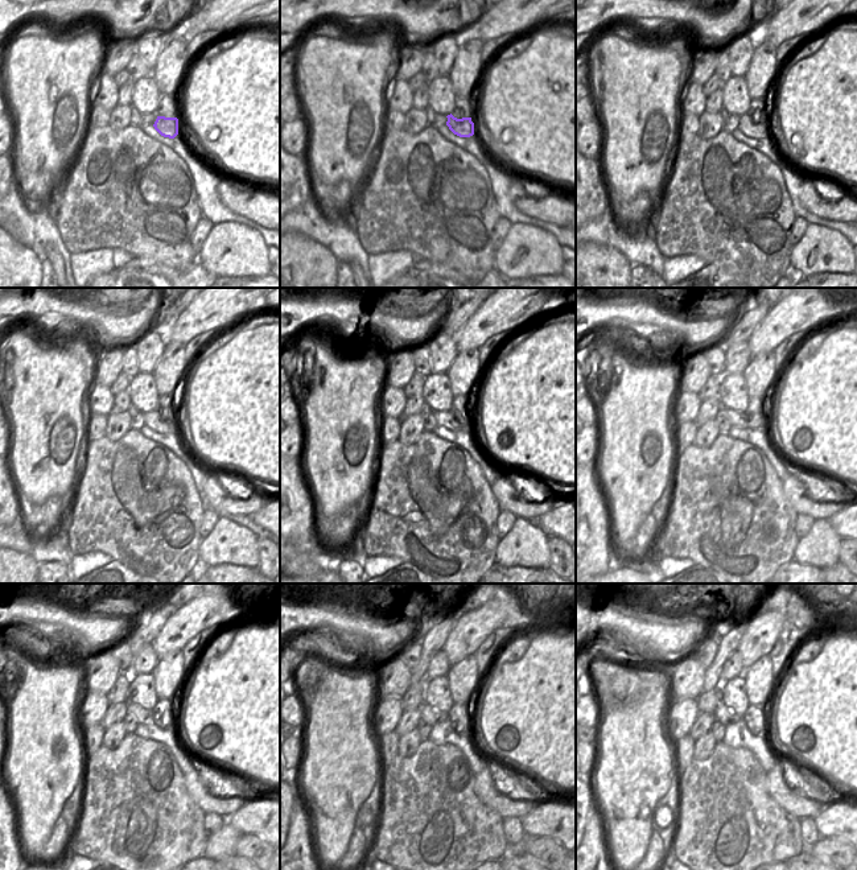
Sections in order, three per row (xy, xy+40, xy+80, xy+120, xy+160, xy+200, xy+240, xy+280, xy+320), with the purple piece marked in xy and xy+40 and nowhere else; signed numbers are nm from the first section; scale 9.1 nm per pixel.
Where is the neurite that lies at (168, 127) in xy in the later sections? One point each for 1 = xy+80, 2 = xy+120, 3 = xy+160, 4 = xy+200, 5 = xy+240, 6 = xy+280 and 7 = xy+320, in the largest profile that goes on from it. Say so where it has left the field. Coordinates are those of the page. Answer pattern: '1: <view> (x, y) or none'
1: xy+80 (757, 130)
2: xy+120 (153, 420)
3: xy+160 (444, 419)
4: xy+200 (737, 419)
5: xy+240 (144, 716)
6: xy+280 (432, 716)
7: xy+320 (722, 713)

